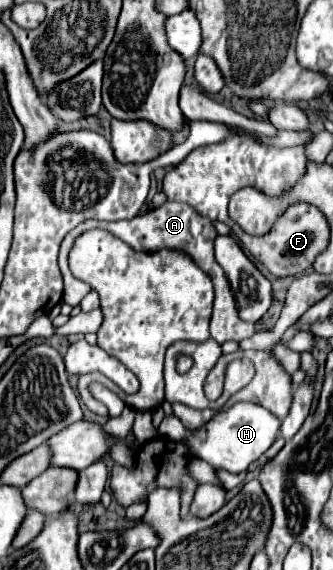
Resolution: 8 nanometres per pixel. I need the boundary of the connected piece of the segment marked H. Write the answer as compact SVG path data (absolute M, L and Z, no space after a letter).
M238 402L228 410L218 412L202 430L186 432L182 422L176 416L164 416L164 420L158 426L158 434L170 440L188 440L192 450L198 454L198 458L206 460L210 466L218 470L226 470L232 474L244 472L252 462L256 462L276 440L280 428L280 420L272 416L262 406L256 406L252 402Z

